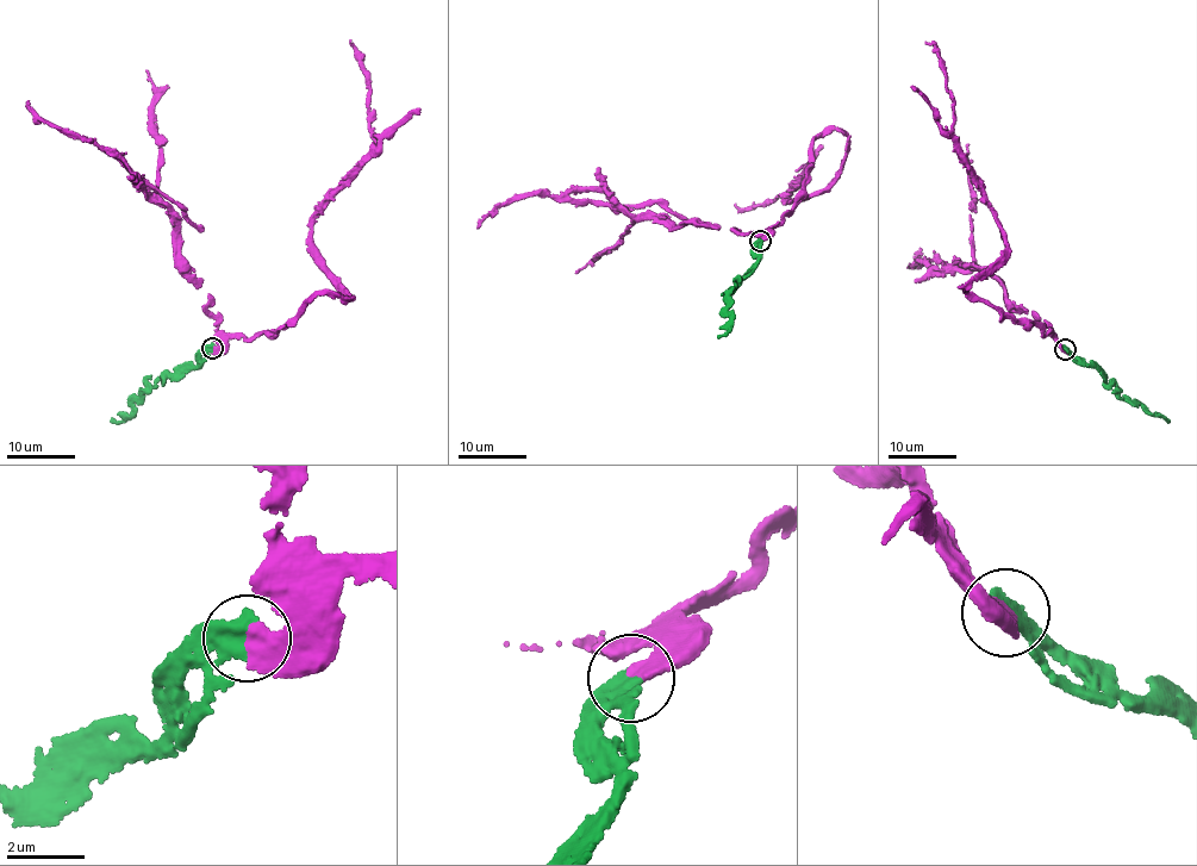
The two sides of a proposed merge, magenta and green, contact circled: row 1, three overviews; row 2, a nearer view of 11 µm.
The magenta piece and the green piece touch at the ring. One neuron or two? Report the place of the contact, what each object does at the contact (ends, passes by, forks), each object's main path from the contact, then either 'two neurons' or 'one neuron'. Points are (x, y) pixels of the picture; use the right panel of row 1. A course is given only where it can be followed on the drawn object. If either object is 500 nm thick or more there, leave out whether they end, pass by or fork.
(1065, 349) | magenta via (1065, 349), (1049, 331), (1003, 317), (961, 287), (1007, 248), (954, 126), (943, 60), (926, 42) | green via (1065, 349), (1095, 366), (1107, 384), (1115, 384), (1122, 399), (1139, 403), (1152, 415), (1167, 419) | one neuron

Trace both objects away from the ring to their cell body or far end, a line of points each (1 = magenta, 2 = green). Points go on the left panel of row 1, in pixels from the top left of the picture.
1: (212, 348), (278, 332), (322, 294), (351, 298), (312, 236), (317, 205), (375, 149), (367, 73), (350, 41)
2: (212, 348), (192, 368), (174, 372), (143, 392), (124, 421), (111, 419)

